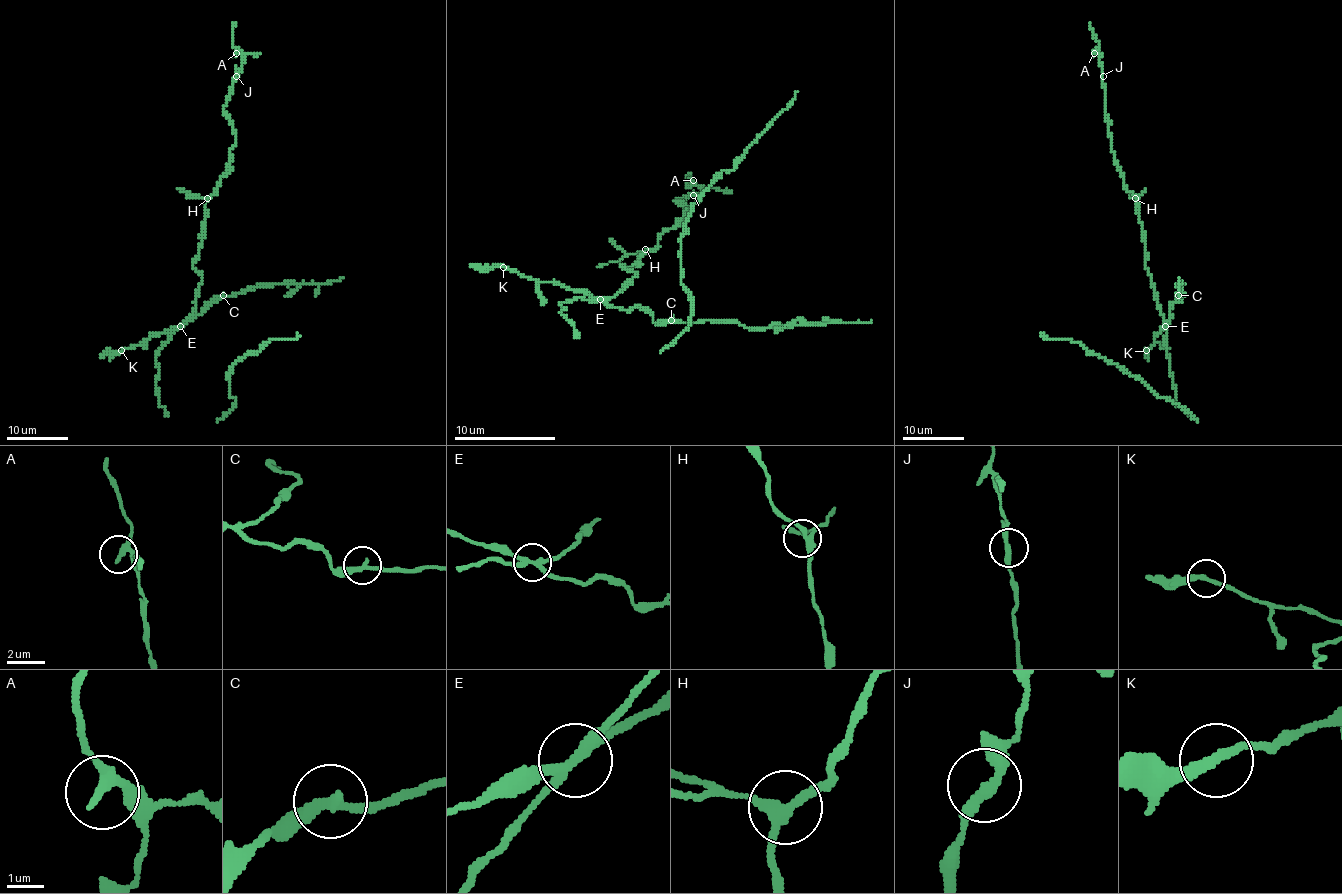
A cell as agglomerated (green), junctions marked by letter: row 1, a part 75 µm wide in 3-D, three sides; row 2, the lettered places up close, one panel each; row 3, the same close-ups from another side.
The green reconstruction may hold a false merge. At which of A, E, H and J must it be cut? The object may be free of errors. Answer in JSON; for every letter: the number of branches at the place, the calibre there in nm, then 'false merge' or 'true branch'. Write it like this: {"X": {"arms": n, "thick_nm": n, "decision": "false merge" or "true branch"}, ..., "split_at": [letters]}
{"A": {"arms": 2, "thick_nm": 280, "decision": "true branch"}, "E": {"arms": 4, "thick_nm": 240, "decision": "false merge"}, "H": {"arms": 3, "thick_nm": 280, "decision": "true branch"}, "J": {"arms": 3, "thick_nm": 260, "decision": "true branch"}, "split_at": ["E"]}

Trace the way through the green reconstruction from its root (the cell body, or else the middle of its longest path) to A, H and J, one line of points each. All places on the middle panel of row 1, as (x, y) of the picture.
A: (592, 300), (617, 295), (637, 274), (622, 264), (648, 254), (691, 208), (673, 201), (701, 195), (693, 180)
H: (592, 300), (617, 295), (637, 274), (627, 272), (622, 264), (625, 267), (635, 264), (645, 249)
J: (592, 300), (617, 295), (637, 274), (622, 264), (630, 267), (648, 254), (691, 208), (676, 198), (693, 195)

